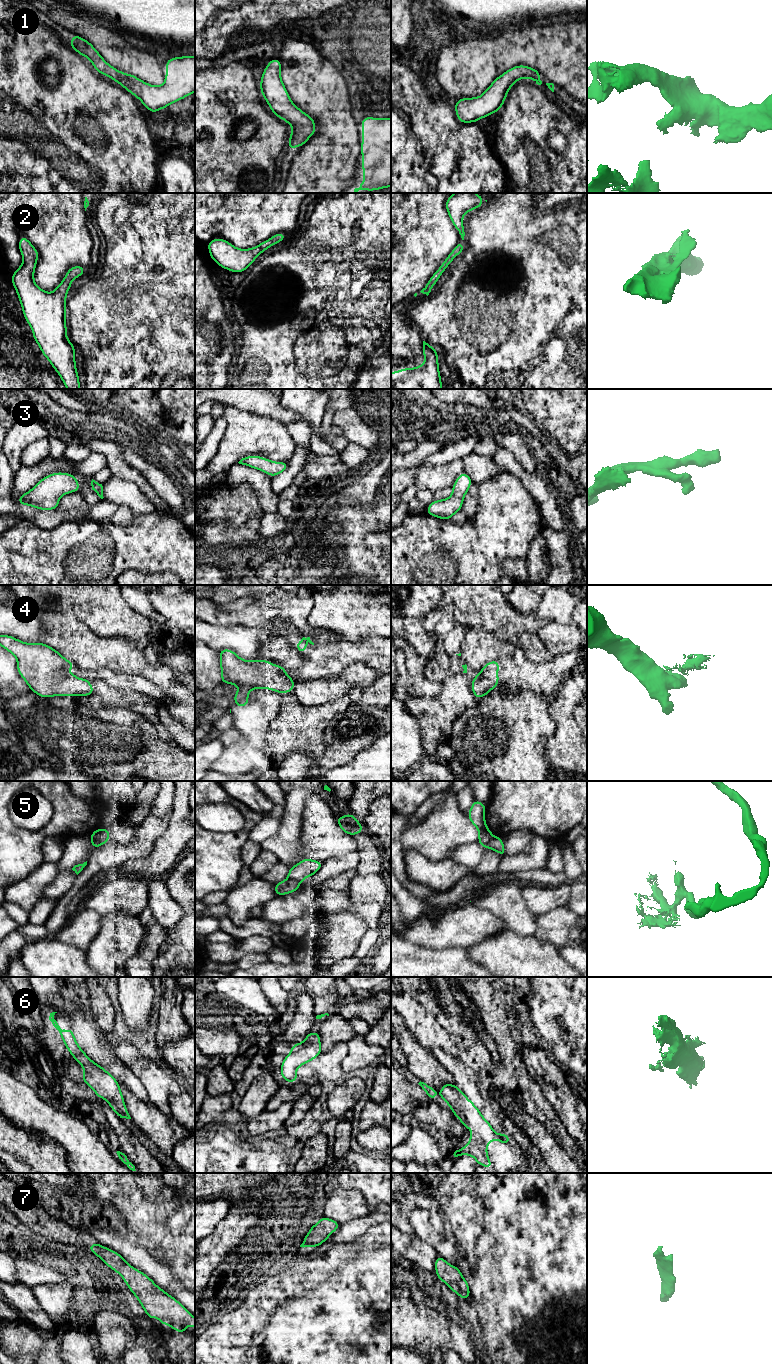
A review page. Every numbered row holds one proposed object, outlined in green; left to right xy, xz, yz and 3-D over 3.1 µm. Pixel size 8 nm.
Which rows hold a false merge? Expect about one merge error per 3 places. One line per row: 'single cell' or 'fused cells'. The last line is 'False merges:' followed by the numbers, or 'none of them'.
1: single cell
2: single cell
3: single cell
4: fused cells
5: fused cells
6: single cell
7: single cell
False merges: 4, 5

